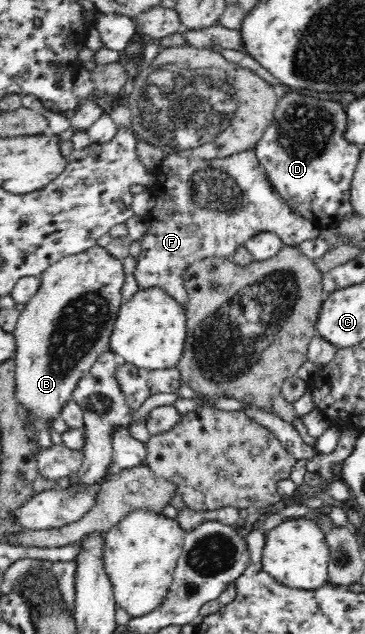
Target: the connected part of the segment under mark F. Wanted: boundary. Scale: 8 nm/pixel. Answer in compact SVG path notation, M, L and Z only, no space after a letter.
M252 148L229 155L225 159L189 159L179 155L177 151L166 151L155 175L153 185L149 189L154 198L154 208L147 215L147 232L140 240L141 251L133 274L139 288L159 286L175 297L183 308L186 308L187 293L182 276L186 268L196 260L205 257L231 259L239 246L260 232L274 232L285 245L298 248L303 242L315 240L320 236L320 229L293 212L271 189L265 171Z

